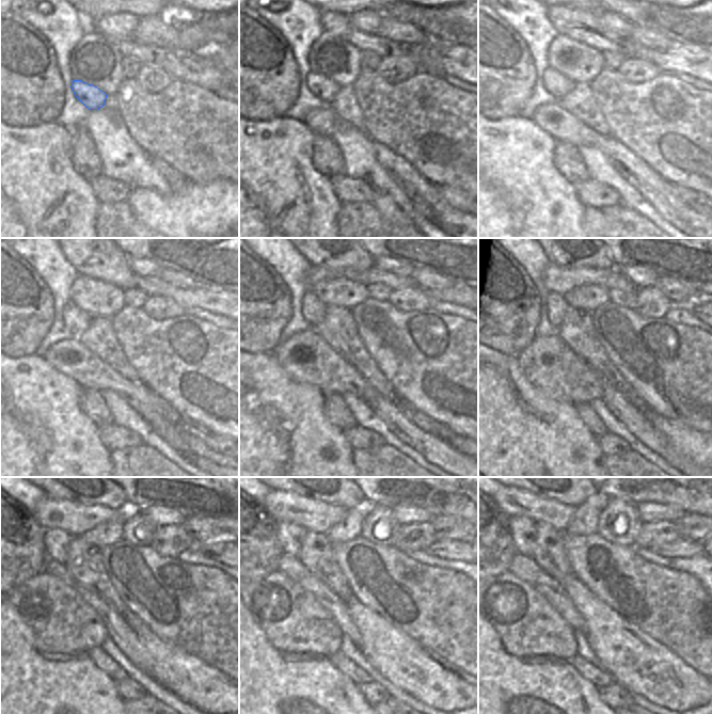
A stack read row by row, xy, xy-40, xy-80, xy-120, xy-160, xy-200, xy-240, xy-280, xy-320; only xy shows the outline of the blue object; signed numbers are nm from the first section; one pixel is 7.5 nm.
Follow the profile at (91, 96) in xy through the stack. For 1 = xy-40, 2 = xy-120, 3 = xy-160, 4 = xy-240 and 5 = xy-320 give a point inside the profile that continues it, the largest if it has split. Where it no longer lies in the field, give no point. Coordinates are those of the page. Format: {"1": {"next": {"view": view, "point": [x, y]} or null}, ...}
{"1": {"next": {"view": "xy-40", "point": [322, 88]}}, "2": {"next": {"view": "xy-120", "point": [77, 321]}}, "3": {"next": {"view": "xy-160", "point": [313, 310]}}, "4": {"next": {"view": "xy-240", "point": [57, 540]}}, "5": {"next": {"view": "xy-320", "point": [522, 529]}}}

